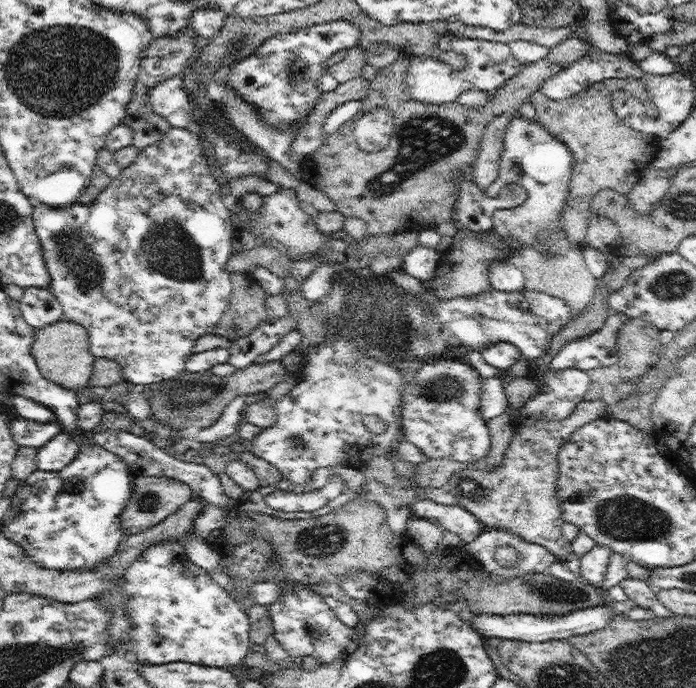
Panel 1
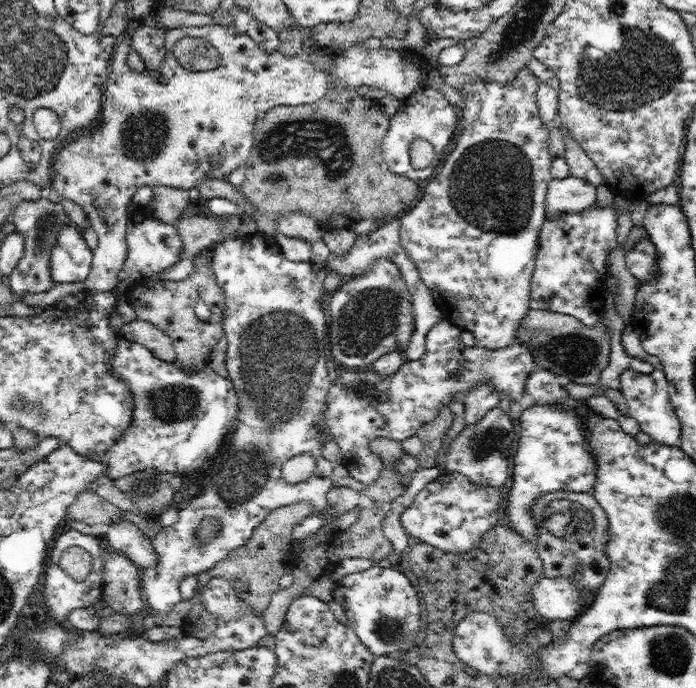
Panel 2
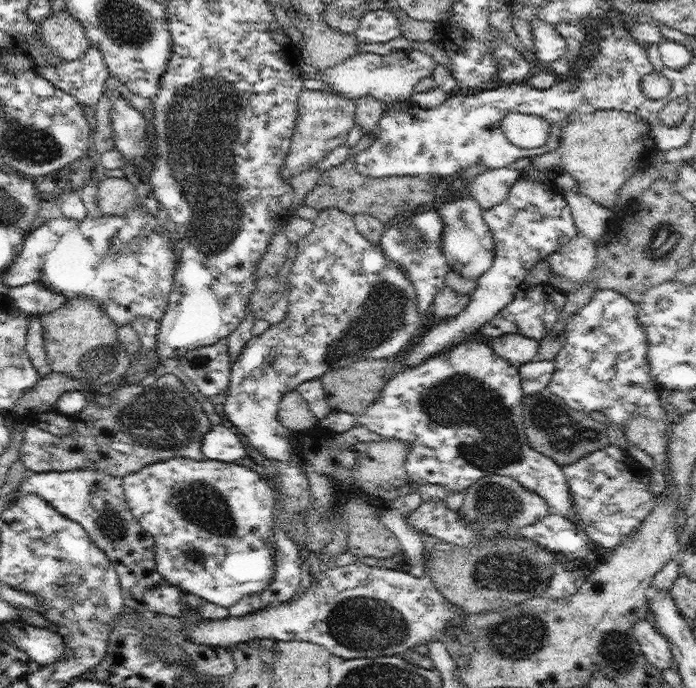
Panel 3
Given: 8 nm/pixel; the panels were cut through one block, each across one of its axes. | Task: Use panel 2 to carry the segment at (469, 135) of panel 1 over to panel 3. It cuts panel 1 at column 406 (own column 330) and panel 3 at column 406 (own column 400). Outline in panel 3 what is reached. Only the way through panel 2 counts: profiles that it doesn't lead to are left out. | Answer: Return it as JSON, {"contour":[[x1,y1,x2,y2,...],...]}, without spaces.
{"contour":[[363,135,362,139,350,148,346,162,330,170,322,171,317,185,305,194,303,204,319,211,338,207,351,215,366,213,375,216,385,226,398,224,404,212,410,214,410,210,416,210,417,206,435,206,437,204,436,196,434,196,435,178,412,175,372,178,357,172,357,156,366,150,376,138,378,136]]}

